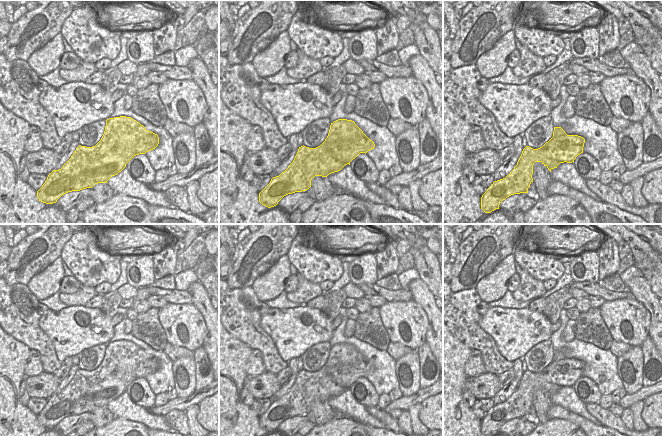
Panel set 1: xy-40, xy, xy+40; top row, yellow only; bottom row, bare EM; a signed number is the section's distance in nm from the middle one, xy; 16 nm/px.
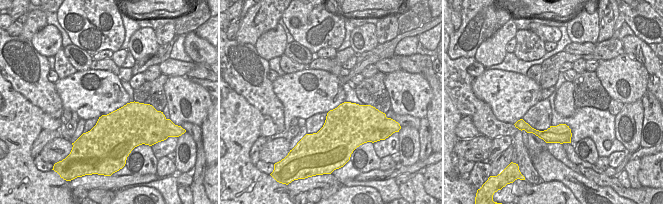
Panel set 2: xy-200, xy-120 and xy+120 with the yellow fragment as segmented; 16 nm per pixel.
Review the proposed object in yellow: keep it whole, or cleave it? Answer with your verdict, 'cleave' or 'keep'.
cleave

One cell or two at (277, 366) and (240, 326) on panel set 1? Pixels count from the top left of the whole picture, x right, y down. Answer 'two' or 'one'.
one

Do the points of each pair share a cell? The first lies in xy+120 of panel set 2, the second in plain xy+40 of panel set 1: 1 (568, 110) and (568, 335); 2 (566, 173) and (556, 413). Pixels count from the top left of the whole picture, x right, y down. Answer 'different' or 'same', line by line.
1: same
2: same

